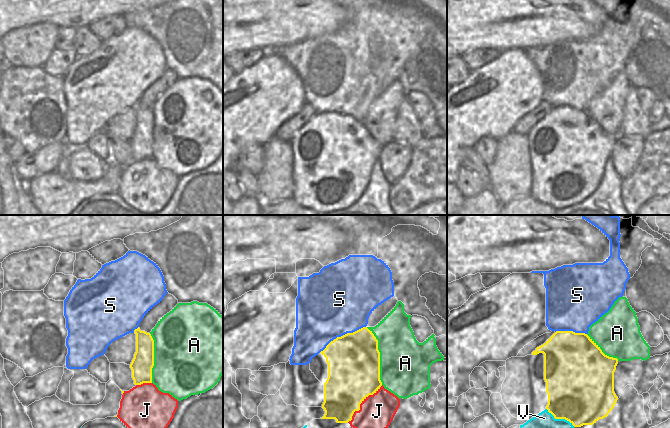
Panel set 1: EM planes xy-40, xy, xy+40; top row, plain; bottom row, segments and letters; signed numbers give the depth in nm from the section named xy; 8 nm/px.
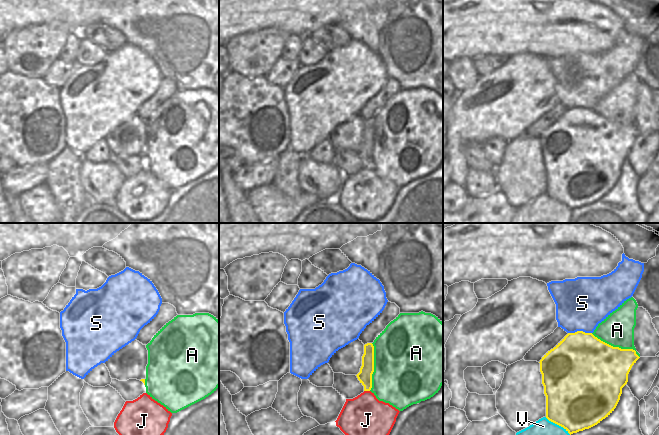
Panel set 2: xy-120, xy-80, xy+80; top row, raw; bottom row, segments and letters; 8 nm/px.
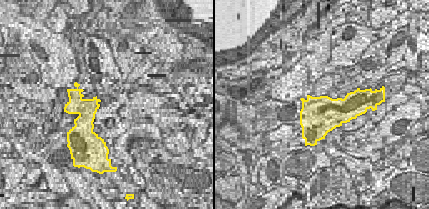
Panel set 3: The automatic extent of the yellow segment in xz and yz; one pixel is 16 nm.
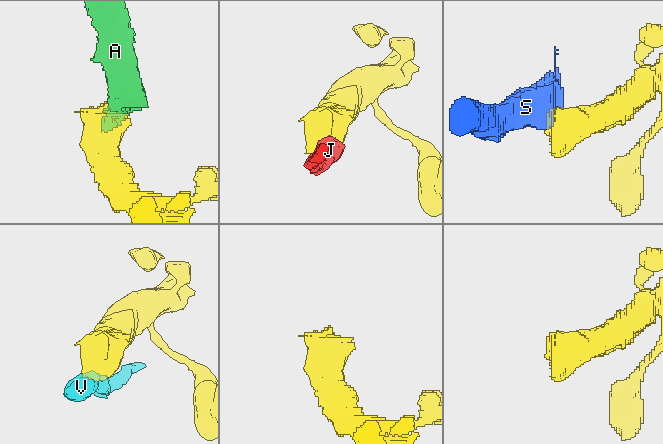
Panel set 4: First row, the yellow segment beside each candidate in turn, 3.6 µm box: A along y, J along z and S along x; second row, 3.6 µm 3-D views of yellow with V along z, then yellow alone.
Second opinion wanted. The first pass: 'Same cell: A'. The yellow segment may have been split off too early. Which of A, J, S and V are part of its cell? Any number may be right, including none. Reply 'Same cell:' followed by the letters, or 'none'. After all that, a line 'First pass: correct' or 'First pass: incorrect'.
Same cell: A
First pass: correct

